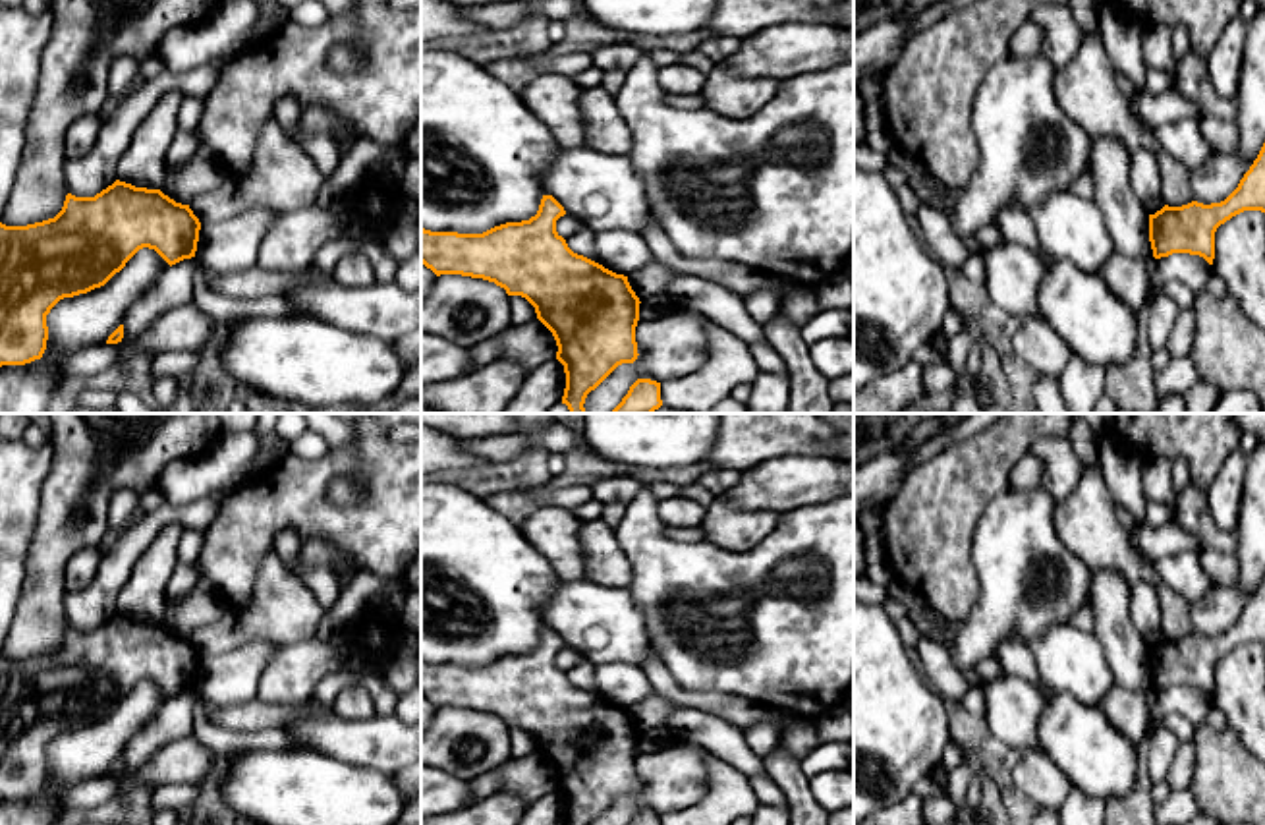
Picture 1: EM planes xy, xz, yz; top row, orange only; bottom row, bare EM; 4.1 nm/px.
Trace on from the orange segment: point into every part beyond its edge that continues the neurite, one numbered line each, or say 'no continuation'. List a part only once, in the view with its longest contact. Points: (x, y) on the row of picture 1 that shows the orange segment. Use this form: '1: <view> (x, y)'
no continuation

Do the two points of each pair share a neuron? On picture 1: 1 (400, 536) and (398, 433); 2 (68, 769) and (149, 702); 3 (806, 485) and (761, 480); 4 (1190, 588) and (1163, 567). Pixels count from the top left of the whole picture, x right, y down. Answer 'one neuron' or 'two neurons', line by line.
1: two neurons
2: one neuron
3: one neuron
4: one neuron

